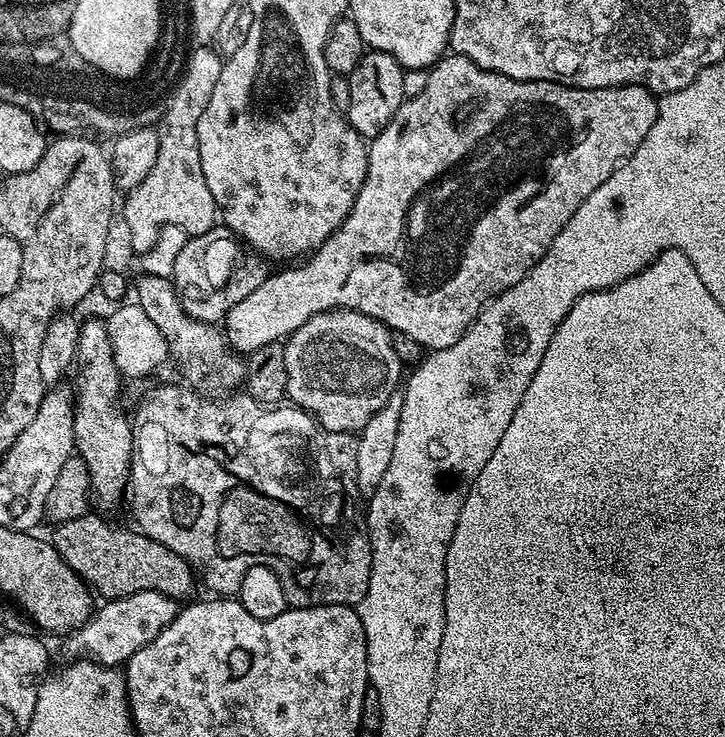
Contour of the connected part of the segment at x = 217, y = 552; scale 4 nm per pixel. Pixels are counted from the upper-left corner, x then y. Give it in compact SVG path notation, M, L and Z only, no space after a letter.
M168 384L157 392L152 392L140 404L140 409L134 416L135 432L132 449L132 470L130 473L130 500L132 496L132 512L136 515L135 527L151 540L156 540L162 546L174 550L193 566L214 568L236 568L226 564L226 552L220 546L221 512L235 492L252 492L252 486L246 486L242 480L242 472L232 470L232 456L236 456L238 448L230 444L200 444L192 440L194 422L202 428L200 422L212 420L204 416L214 414L214 406L208 406L207 395L193 390L191 387L179 388L176 384Z

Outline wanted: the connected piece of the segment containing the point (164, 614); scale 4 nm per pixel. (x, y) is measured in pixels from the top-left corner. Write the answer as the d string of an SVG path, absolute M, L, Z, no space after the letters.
M142 590L129 596L120 596L116 600L101 603L89 616L81 628L71 633L70 640L76 648L84 648L83 655L95 658L101 664L120 666L146 642L153 640L170 622L174 622L178 611L178 602L166 594L158 594L154 590Z

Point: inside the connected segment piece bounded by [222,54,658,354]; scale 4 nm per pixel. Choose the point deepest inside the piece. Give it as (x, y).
(472, 139)

